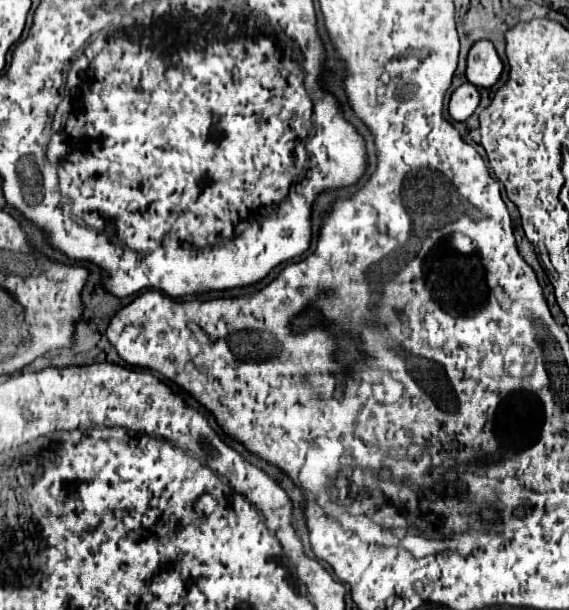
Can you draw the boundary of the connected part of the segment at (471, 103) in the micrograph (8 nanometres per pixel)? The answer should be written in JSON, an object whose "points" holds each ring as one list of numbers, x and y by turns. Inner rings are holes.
{"points":[[464,83,452,93,448,111,450,111,450,117,454,121,466,121,476,111,478,105,480,105,478,87,474,87,472,83]]}

